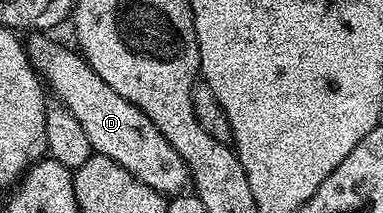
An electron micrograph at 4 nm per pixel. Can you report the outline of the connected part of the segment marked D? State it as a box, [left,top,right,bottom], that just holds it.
[25,33,189,197]

